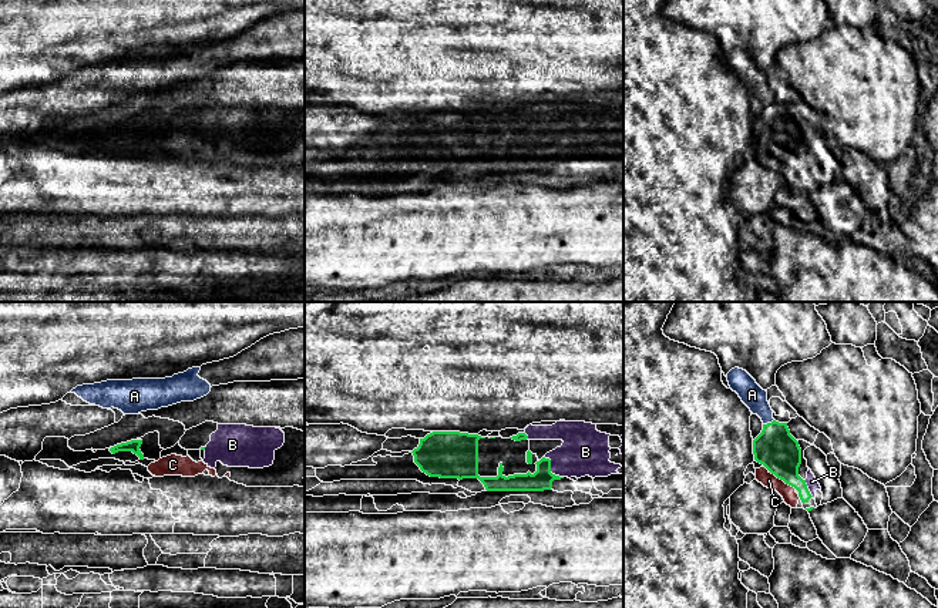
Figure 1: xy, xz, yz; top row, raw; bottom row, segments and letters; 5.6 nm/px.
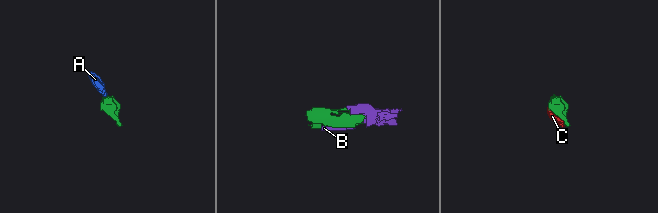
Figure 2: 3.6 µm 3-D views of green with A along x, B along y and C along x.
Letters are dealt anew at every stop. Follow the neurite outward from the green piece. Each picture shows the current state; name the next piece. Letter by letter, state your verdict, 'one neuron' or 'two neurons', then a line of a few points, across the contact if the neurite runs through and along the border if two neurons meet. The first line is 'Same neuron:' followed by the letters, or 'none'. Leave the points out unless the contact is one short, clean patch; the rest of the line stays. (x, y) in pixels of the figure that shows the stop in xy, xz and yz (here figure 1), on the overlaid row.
Same neuron: B, C
A: two neurons; line yz (773, 419), (763, 425)
B: one neuron
C: one neuron

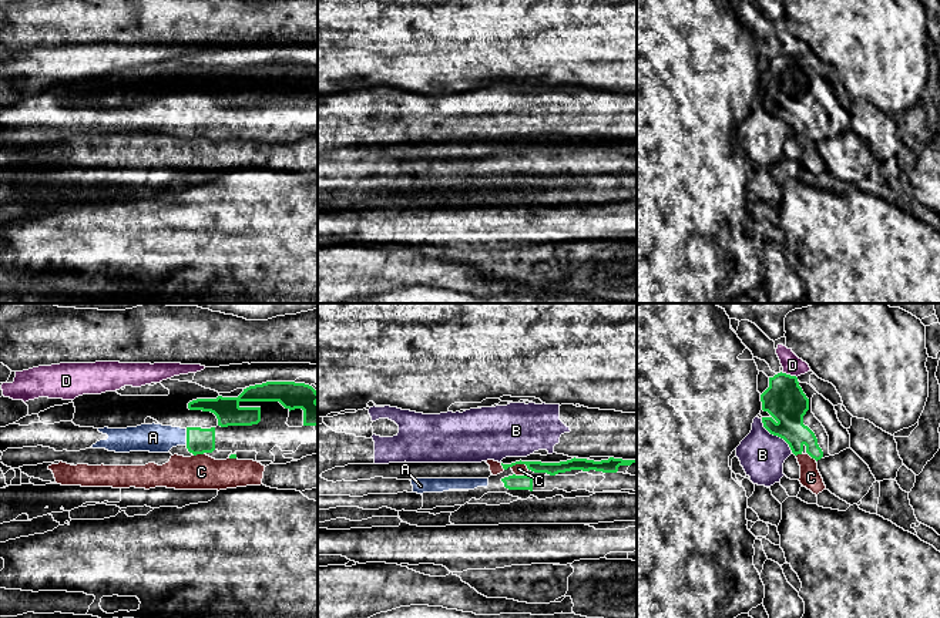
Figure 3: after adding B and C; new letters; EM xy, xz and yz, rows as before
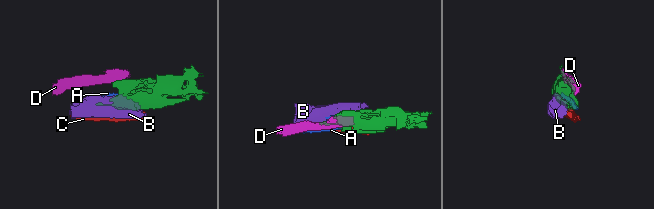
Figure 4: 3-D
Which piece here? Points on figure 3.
Same neuron: A
A: one neuron
B: two neurons; line yz (761, 419), (762, 425), (771, 433), (779, 436), (792, 452)
C: two neurons; line xz (512, 466), (524, 464), (529, 469)
D: two neurons; line yz (784, 372), (796, 378)

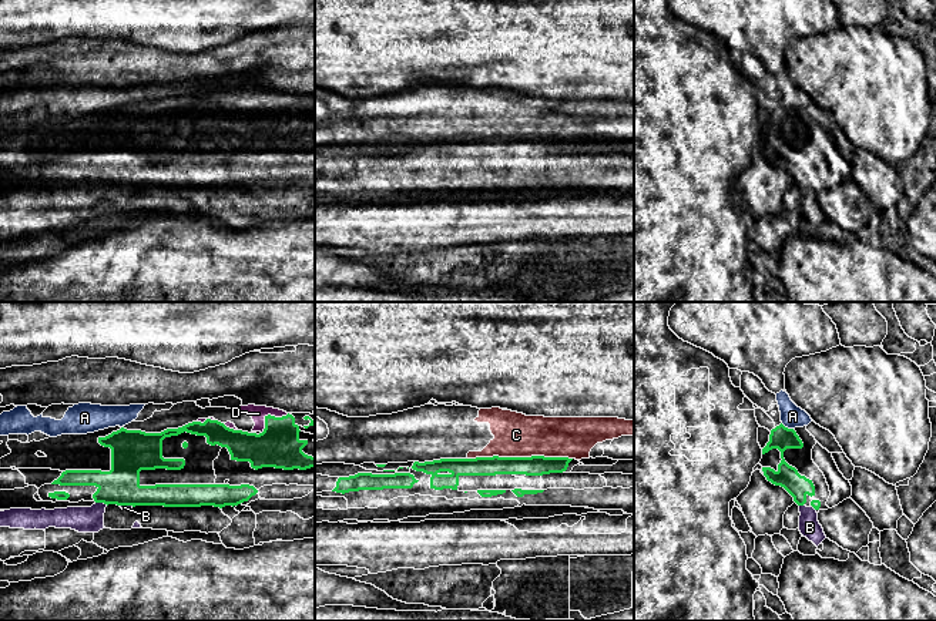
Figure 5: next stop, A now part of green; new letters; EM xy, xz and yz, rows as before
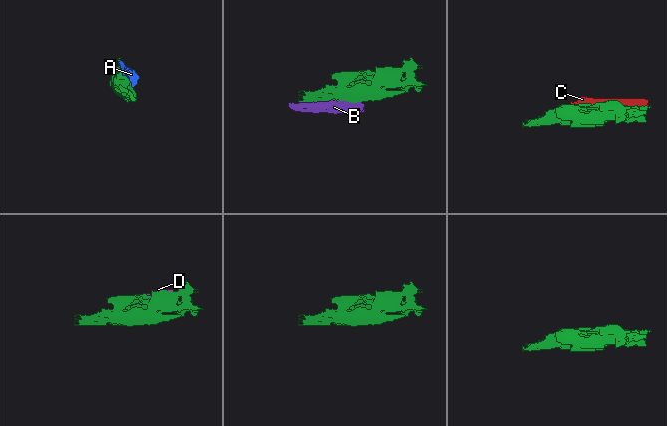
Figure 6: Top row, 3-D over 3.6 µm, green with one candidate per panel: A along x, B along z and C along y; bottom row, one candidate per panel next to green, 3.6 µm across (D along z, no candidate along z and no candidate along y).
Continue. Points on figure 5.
Same neuron: D
A: two neurons; line yz (781, 423), (792, 429)
B: two neurons; line xy (96, 502), (107, 504)
C: two neurons
D: one neuron

